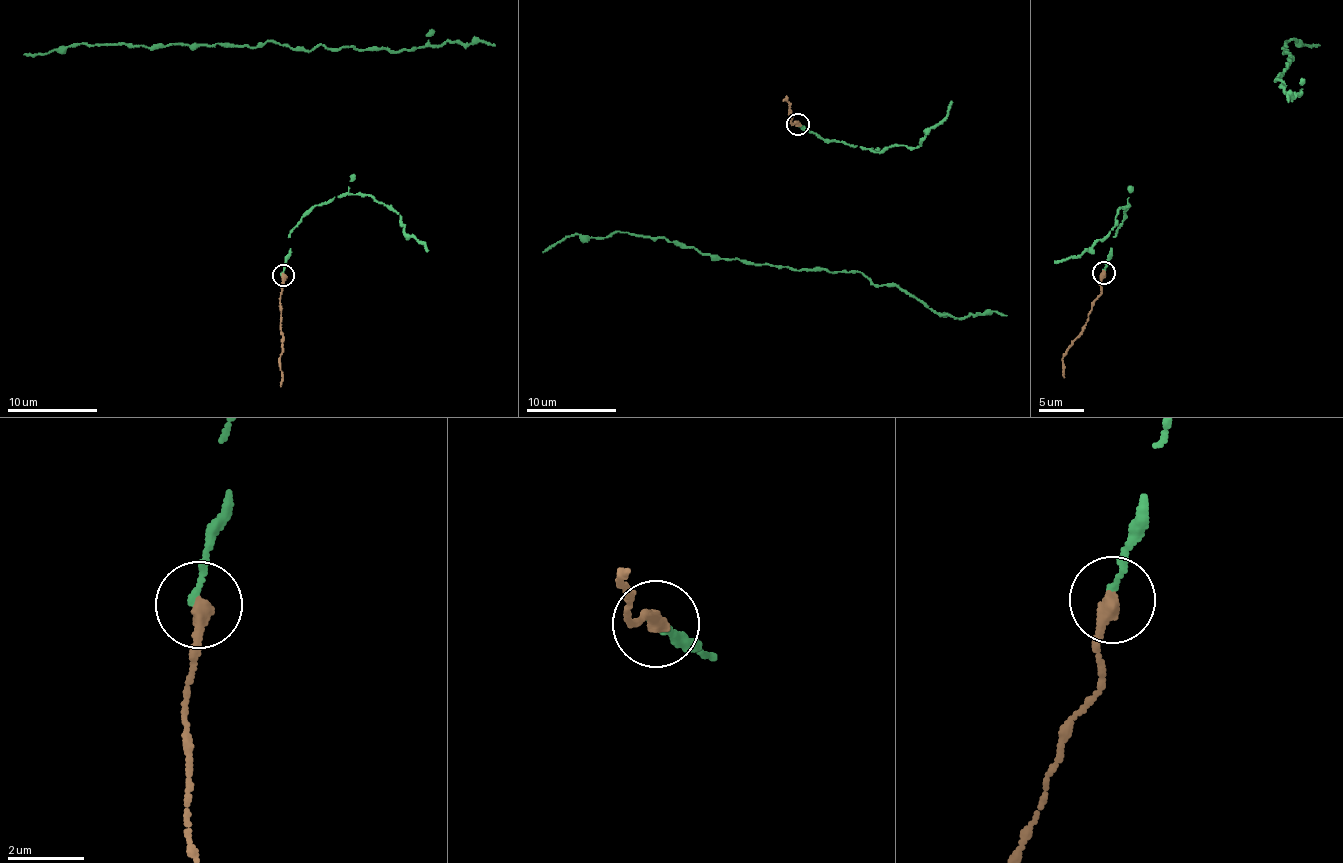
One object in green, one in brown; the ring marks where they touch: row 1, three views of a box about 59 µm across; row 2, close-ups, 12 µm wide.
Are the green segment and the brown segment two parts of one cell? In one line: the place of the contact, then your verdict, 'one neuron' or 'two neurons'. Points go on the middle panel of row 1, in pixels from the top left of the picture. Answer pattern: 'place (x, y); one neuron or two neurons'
place (797, 124); one neuron

